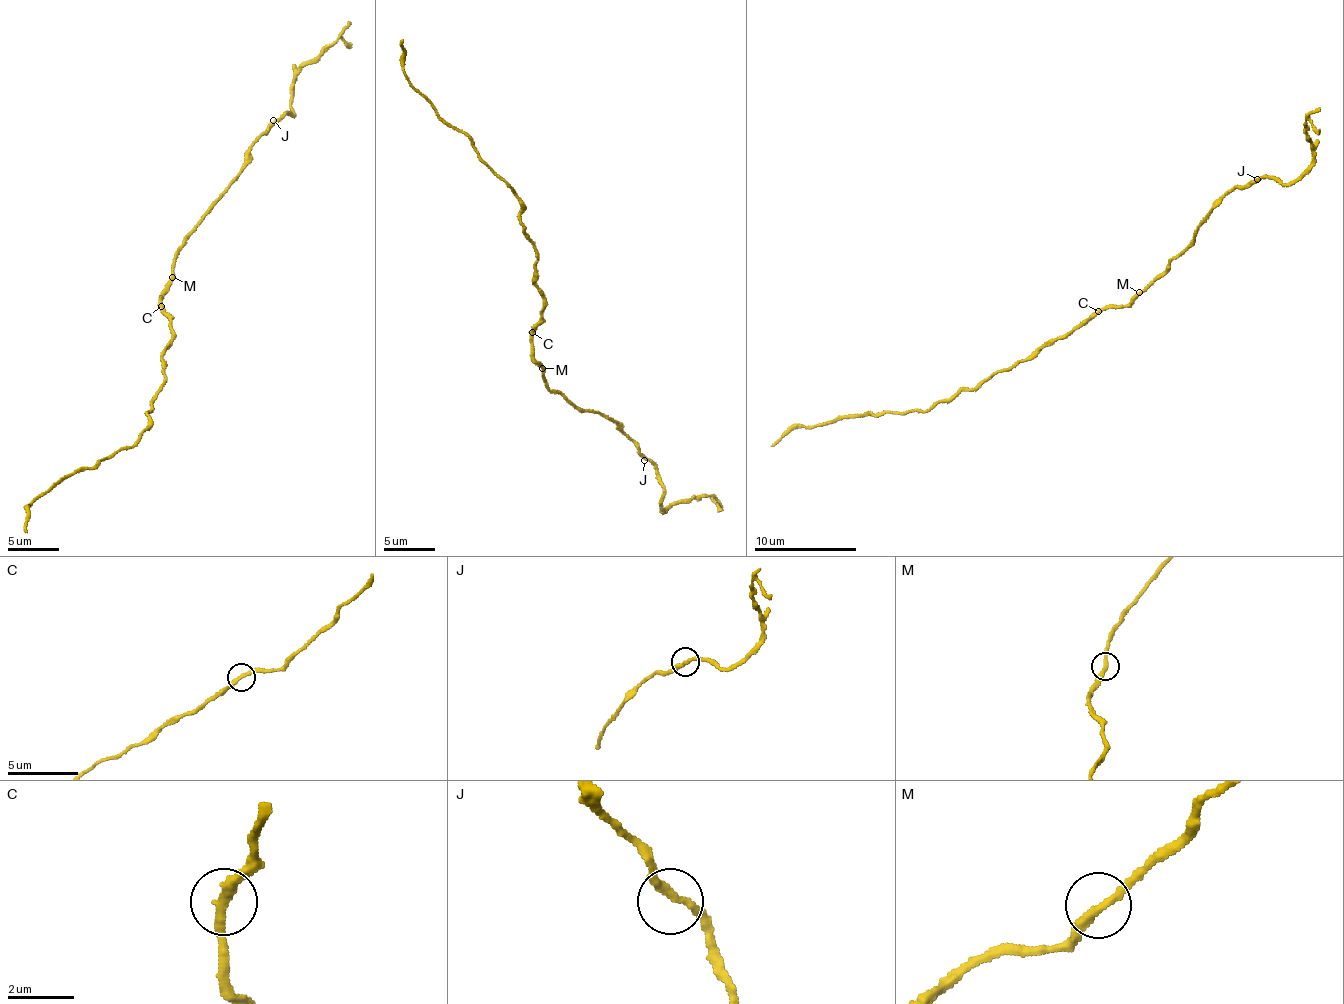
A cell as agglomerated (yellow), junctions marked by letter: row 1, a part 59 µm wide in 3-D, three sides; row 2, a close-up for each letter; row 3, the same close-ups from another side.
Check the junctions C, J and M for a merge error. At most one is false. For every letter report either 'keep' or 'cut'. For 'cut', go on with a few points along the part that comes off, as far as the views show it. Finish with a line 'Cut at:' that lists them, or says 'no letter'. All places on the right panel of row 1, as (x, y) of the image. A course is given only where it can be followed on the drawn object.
C: keep
J: keep
M: keep
Cut at: no letter

